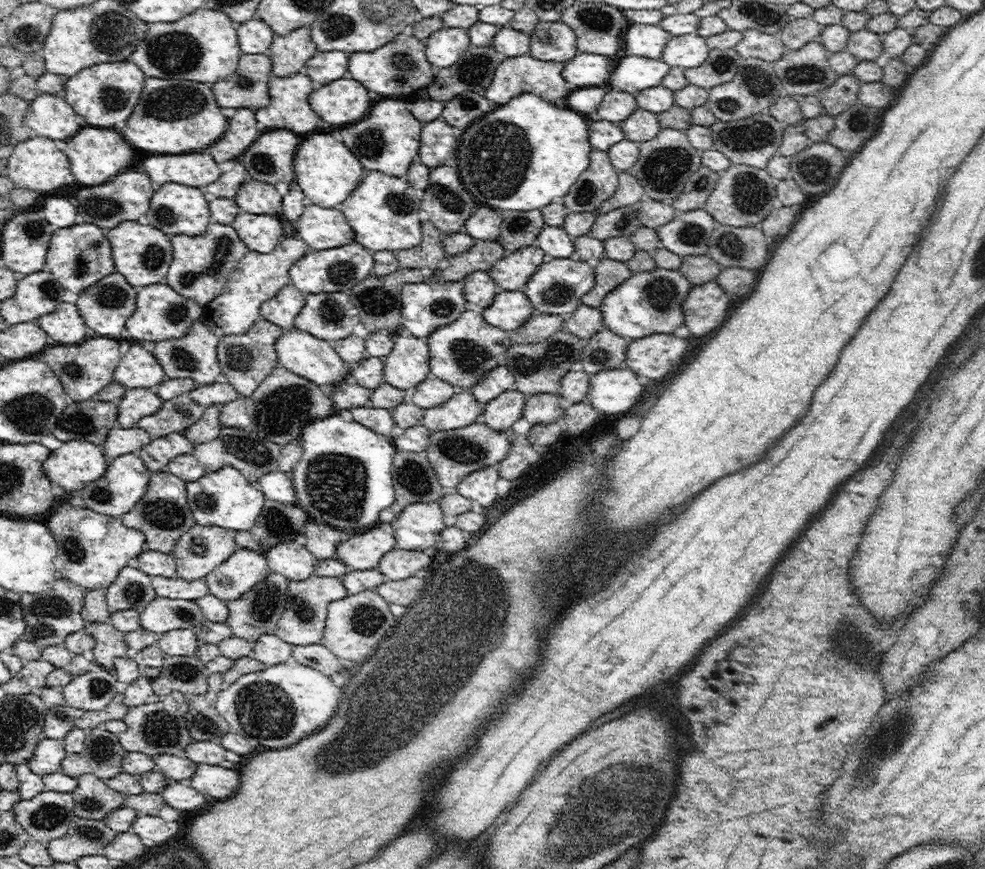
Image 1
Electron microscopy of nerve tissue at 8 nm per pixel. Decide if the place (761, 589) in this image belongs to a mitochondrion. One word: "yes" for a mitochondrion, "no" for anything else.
no

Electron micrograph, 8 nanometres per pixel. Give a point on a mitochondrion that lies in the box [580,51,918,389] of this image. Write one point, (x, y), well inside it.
(662, 170)

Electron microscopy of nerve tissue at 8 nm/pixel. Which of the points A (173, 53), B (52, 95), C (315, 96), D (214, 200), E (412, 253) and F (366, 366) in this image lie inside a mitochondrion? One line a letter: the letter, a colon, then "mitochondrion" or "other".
A: mitochondrion
B: other
C: other
D: other
E: other
F: other

